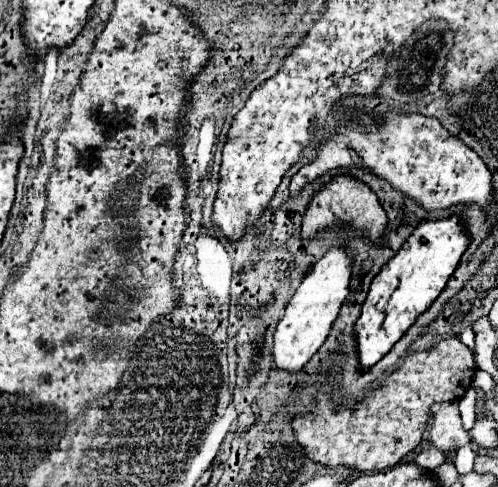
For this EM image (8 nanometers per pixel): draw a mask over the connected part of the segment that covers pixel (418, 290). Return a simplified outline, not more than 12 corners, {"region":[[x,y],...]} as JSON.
{"region":[[421,222],[371,282],[353,328],[375,366],[437,300],[469,238]]}

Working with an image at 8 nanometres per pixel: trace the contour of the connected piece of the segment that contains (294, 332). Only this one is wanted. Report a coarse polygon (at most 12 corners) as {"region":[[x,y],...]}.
{"region":[[331,248],[273,334],[273,368],[299,372],[349,292],[351,258]]}

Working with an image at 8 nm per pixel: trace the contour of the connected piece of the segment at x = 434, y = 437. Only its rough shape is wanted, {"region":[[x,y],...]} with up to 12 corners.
{"region":[[457,400],[433,404],[429,444],[445,456],[471,442]]}

